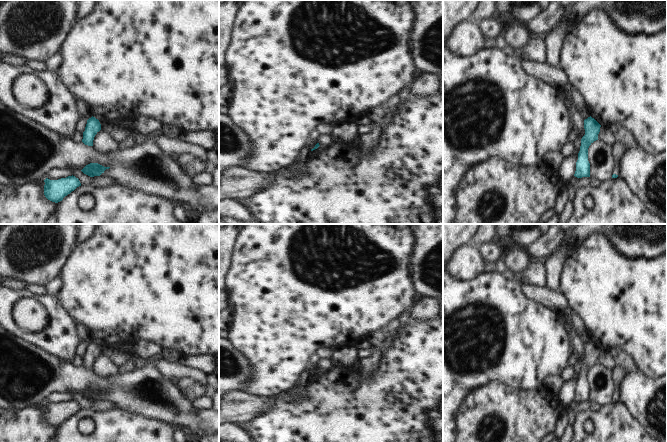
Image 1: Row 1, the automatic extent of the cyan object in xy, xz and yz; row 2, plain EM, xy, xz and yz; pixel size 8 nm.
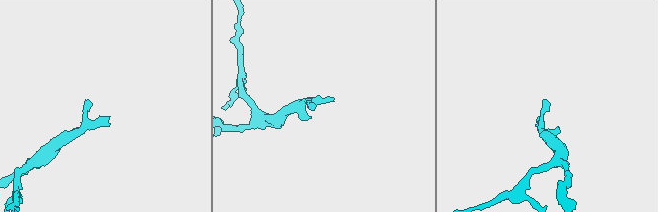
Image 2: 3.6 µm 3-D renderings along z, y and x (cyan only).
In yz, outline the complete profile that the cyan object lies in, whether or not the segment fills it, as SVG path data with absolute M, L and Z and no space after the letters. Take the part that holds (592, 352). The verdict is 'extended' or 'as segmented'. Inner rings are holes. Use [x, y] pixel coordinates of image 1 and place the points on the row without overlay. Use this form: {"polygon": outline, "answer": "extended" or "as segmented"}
{"polygon": "M591 340L584 344L585 359L581 363L580 375L576 386L574 400L577 402L590 401L590 387L588 385L588 372L596 364L601 349Z", "answer": "as segmented"}

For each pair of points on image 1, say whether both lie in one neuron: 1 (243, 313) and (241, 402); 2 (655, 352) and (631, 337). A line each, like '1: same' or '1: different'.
1: different
2: same

